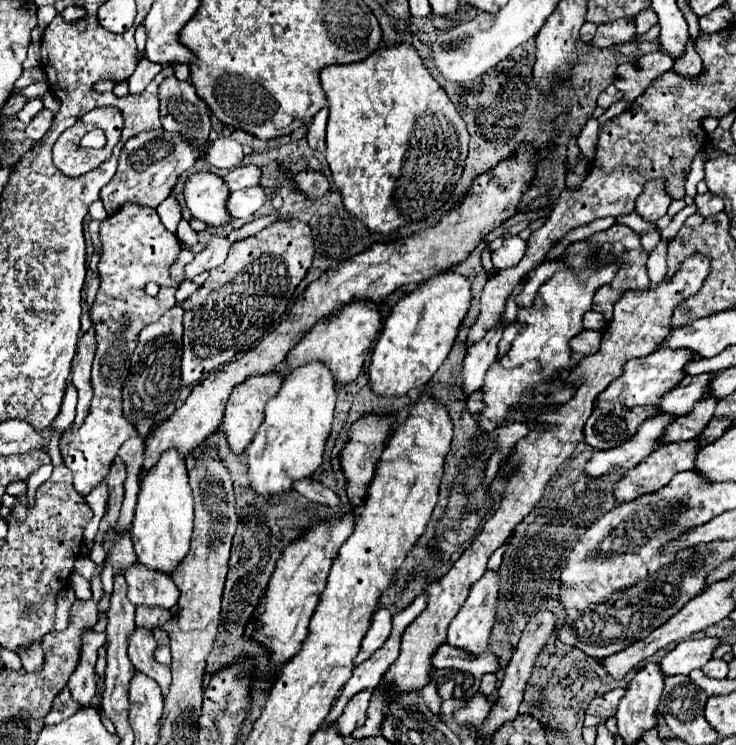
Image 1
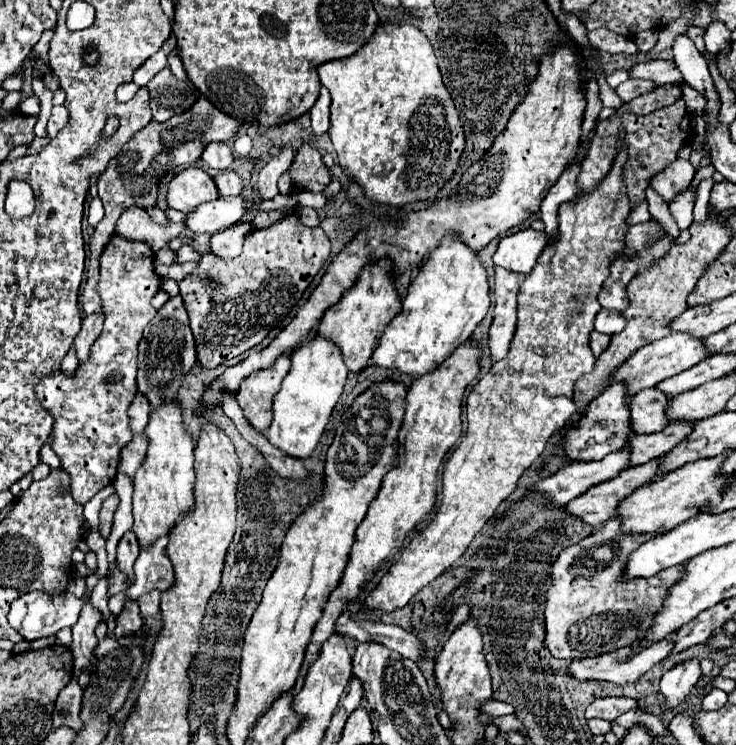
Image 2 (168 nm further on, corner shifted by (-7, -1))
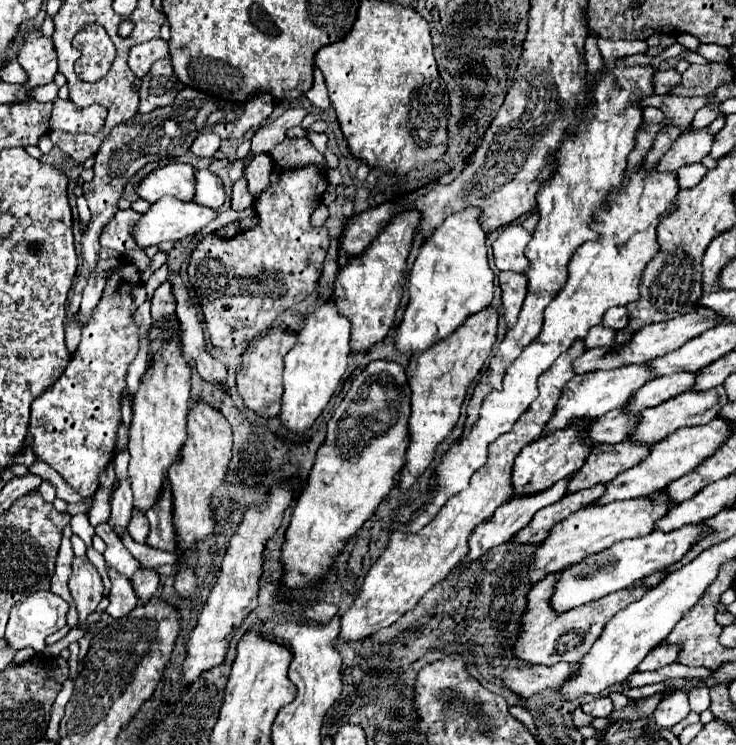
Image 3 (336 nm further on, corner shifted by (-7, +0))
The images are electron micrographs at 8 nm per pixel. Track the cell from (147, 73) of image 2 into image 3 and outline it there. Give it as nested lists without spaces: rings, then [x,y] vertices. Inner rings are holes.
[[[155,38],[143,44],[137,44],[129,52],[129,68],[135,72],[137,78],[145,76],[151,68],[151,64],[159,58],[167,56],[167,42],[163,38]]]

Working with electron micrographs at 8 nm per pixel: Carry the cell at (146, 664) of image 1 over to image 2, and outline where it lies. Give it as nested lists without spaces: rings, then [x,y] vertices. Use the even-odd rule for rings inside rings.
[[[127,601],[123,611],[117,615],[117,627],[115,627],[115,637],[131,637],[131,635],[137,635],[143,627],[143,621],[141,621],[141,615],[139,615],[139,607],[137,603],[131,603]]]

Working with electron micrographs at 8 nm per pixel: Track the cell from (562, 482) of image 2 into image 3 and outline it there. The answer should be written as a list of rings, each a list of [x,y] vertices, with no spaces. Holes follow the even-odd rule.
[[[563,478],[563,480],[559,480],[555,486],[551,486],[549,490],[543,490],[543,492],[533,494],[533,496],[511,498],[511,500],[507,500],[505,504],[501,504],[501,506],[495,510],[495,514],[491,516],[491,520],[485,520],[483,526],[479,524],[479,526],[475,528],[475,532],[473,532],[473,536],[471,536],[471,546],[469,546],[467,558],[461,560],[461,566],[467,566],[467,564],[479,560],[479,556],[483,556],[487,550],[491,550],[491,548],[495,548],[495,546],[499,546],[499,544],[511,540],[511,536],[513,536],[515,532],[519,532],[521,528],[525,528],[525,526],[531,522],[531,516],[533,516],[539,508],[545,508],[545,506],[549,506],[549,504],[555,504],[555,500],[561,500],[561,498],[565,496],[567,484],[569,484],[569,480]]]

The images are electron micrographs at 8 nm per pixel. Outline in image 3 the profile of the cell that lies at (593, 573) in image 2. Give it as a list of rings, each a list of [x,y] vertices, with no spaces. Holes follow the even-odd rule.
[[[547,576],[547,580],[541,580],[539,584],[535,584],[529,594],[527,594],[527,608],[521,616],[521,628],[519,628],[519,638],[517,642],[511,646],[513,656],[517,656],[519,660],[525,660],[529,664],[539,664],[539,666],[551,666],[555,662],[577,662],[583,658],[583,654],[591,648],[593,640],[599,638],[603,626],[607,624],[607,620],[611,620],[611,616],[615,616],[615,612],[623,610],[627,604],[639,600],[647,590],[645,588],[625,588],[619,590],[611,596],[605,596],[603,600],[593,600],[591,604],[573,608],[561,616],[555,616],[555,612],[551,612],[549,606],[549,596],[553,592],[553,584],[555,584],[557,576]]]

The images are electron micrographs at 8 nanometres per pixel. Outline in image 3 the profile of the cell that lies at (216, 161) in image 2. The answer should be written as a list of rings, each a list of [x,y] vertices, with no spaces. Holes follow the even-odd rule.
[[[199,134],[197,138],[195,138],[195,142],[191,144],[191,152],[193,154],[197,154],[197,156],[207,156],[207,158],[211,158],[217,150],[219,150],[219,142],[221,142],[221,138],[219,136],[215,136],[215,134]]]

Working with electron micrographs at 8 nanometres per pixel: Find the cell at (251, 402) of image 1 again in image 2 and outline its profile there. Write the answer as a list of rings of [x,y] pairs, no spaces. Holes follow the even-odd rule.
[[[281,355],[273,363],[273,367],[249,375],[235,393],[235,399],[243,409],[245,419],[259,433],[263,433],[271,425],[273,397],[279,391],[283,377],[289,373],[289,367],[291,367],[289,355]]]

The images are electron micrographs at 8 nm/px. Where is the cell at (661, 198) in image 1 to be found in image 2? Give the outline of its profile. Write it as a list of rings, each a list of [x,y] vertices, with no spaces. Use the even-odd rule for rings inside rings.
[[[677,159],[675,163],[671,163],[667,169],[663,169],[651,179],[651,189],[657,195],[661,195],[665,203],[671,203],[679,193],[689,189],[693,175],[695,175],[693,165],[685,159]]]

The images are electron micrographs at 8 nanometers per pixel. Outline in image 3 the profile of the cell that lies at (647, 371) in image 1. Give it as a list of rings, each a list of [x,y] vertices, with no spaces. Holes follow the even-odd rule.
[[[591,420],[573,422],[569,428],[557,430],[549,436],[541,436],[539,440],[535,440],[527,448],[523,448],[523,452],[515,458],[515,472],[511,474],[511,484],[515,484],[515,496],[537,494],[541,490],[551,488],[557,480],[567,478],[573,472],[577,472],[585,464],[585,458],[587,458],[589,450],[593,448],[593,444],[587,438],[583,438],[583,440],[579,438],[583,434],[583,428],[589,422]]]

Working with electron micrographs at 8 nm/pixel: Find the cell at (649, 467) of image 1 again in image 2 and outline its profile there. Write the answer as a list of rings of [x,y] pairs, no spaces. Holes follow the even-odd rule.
[[[657,457],[639,467],[629,467],[615,479],[591,487],[581,497],[569,501],[567,511],[581,517],[585,523],[591,523],[593,527],[601,527],[615,517],[615,509],[619,509],[619,501],[623,501],[623,497],[629,497],[635,493],[635,489],[657,479],[655,473],[659,473],[659,461],[663,459]]]

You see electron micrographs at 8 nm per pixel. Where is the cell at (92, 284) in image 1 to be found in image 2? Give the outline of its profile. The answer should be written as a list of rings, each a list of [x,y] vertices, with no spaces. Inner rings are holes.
[[[201,97],[189,111],[183,115],[175,115],[165,123],[151,121],[147,127],[143,127],[135,137],[123,145],[121,153],[111,159],[107,165],[107,171],[99,177],[97,189],[99,197],[105,207],[105,217],[103,221],[95,227],[95,233],[91,235],[89,243],[89,267],[87,267],[87,283],[83,287],[83,299],[81,299],[81,309],[83,313],[95,313],[95,309],[101,309],[99,293],[95,291],[95,285],[99,285],[99,255],[109,241],[109,237],[115,231],[115,223],[121,217],[121,213],[129,207],[155,207],[157,205],[157,195],[159,195],[159,181],[163,175],[167,175],[173,167],[189,167],[195,161],[201,159],[201,153],[207,143],[211,141],[229,141],[235,137],[239,129],[239,123],[221,113],[211,101]]]

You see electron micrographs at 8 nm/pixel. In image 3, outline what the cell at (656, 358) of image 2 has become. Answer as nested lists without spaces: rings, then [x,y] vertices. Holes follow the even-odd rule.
[[[631,364],[631,366],[621,366],[615,370],[599,370],[599,372],[589,372],[585,376],[573,376],[559,398],[559,404],[555,406],[555,416],[547,422],[547,428],[543,432],[555,432],[555,428],[567,428],[571,420],[583,420],[583,418],[599,418],[607,414],[609,410],[615,410],[623,404],[627,404],[629,396],[639,390],[645,382],[653,380],[655,374],[647,364]]]

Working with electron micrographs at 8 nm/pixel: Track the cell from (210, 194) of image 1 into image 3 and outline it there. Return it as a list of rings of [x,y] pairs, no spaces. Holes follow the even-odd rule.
[[[171,162],[149,172],[133,190],[139,198],[149,204],[157,202],[163,196],[173,196],[179,200],[193,200],[195,186],[195,168],[181,162]]]

